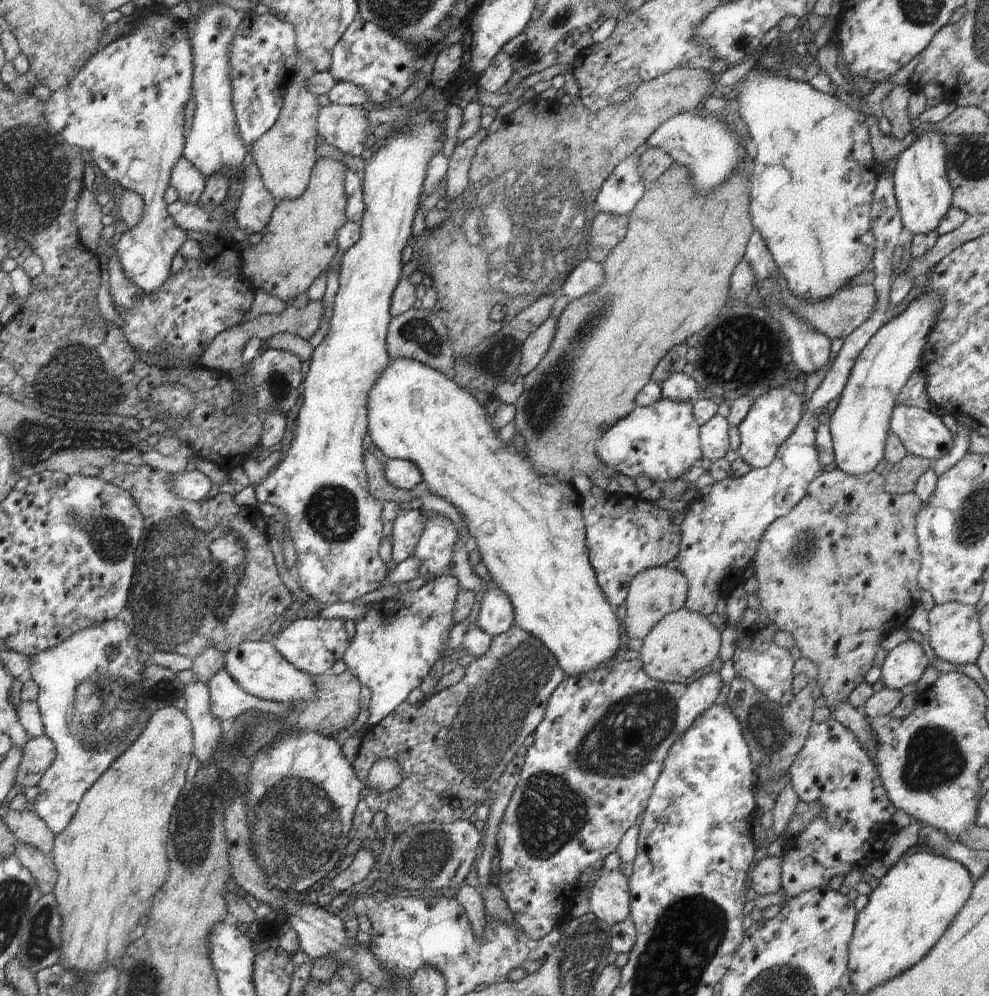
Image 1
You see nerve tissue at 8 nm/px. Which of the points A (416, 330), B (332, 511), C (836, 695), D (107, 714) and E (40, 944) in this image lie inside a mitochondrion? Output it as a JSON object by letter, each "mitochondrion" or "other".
{"A":"mitochondrion","B":"mitochondrion","C":"other","D":"mitochondrion","E":"mitochondrion"}

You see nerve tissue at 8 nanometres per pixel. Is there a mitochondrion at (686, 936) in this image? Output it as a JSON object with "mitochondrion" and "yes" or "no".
{"mitochondrion":"yes"}

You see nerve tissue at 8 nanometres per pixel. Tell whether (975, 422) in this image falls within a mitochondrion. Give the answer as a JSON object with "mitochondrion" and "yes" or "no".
{"mitochondrion":"no"}

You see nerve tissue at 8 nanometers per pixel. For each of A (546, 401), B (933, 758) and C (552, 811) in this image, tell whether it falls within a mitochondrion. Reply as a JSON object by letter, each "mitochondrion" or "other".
{"A":"mitochondrion","B":"mitochondrion","C":"mitochondrion"}

